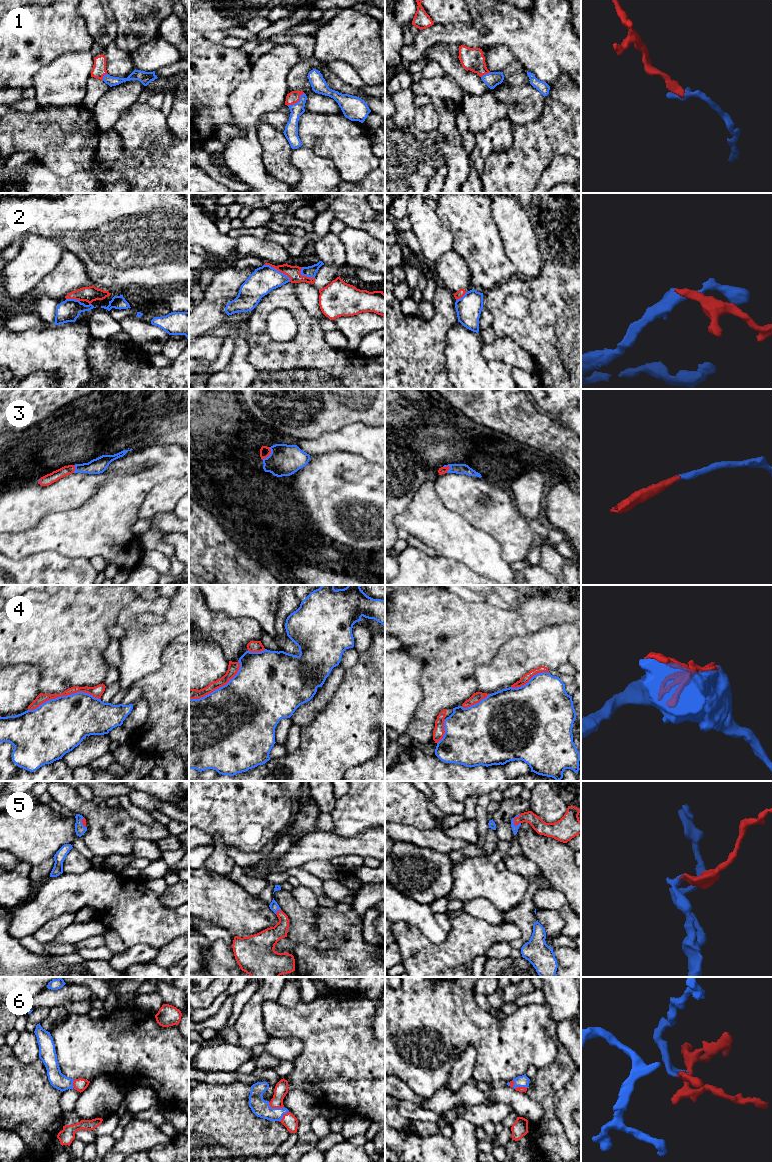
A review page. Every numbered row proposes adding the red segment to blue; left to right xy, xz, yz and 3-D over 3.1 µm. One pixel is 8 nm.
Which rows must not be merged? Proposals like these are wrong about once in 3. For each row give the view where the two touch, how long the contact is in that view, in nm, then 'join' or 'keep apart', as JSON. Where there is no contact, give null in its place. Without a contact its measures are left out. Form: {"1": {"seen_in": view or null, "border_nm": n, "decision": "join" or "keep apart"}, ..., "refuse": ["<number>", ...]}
{"1": {"seen_in": "xz", "border_nm": 170, "decision": "join"}, "2": {"seen_in": "xz", "border_nm": 260, "decision": "keep apart"}, "3": {"seen_in": "xz", "border_nm": 120, "decision": "join"}, "4": {"seen_in": "xy", "border_nm": 600, "decision": "keep apart"}, "5": {"seen_in": "yz", "border_nm": 110, "decision": "join"}, "6": {"seen_in": "xz", "border_nm": 130, "decision": "join"}, "refuse": ["2", "4"]}

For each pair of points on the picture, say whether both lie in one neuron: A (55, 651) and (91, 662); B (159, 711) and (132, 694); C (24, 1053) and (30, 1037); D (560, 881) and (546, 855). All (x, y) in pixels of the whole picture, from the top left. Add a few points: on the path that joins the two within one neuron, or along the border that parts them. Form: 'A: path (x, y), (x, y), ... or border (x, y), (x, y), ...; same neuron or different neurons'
A: path (64, 651), (69, 651), (82, 662); same neuron
B: border (135, 684), (140, 689), (143, 697); different neurons
C: path (26, 1049), (27, 1041); same neuron
D: path (560, 875), (560, 869), (552, 861); same neuron

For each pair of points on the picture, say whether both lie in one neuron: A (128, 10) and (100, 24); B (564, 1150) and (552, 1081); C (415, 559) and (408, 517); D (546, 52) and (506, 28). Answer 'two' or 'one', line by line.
A: two
B: one
C: two
D: one

